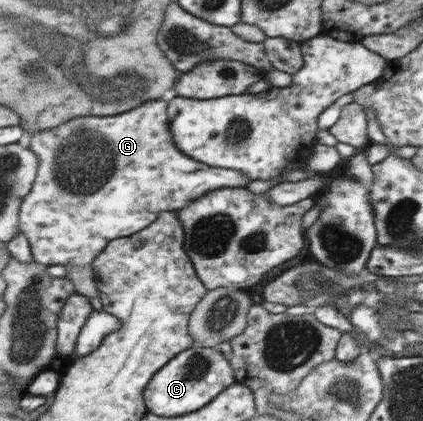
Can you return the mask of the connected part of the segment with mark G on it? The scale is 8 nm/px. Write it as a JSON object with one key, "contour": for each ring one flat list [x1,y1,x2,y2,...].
{"contour":[[163,98,119,115,75,117,55,129,33,132,29,145,39,153,39,181,34,181,35,193,22,201,23,235,29,241,34,262,45,266,92,265,109,241,137,234,161,213,183,209,215,189,245,188,251,182,240,171,211,167,183,153,175,143,168,121,168,101]]}

